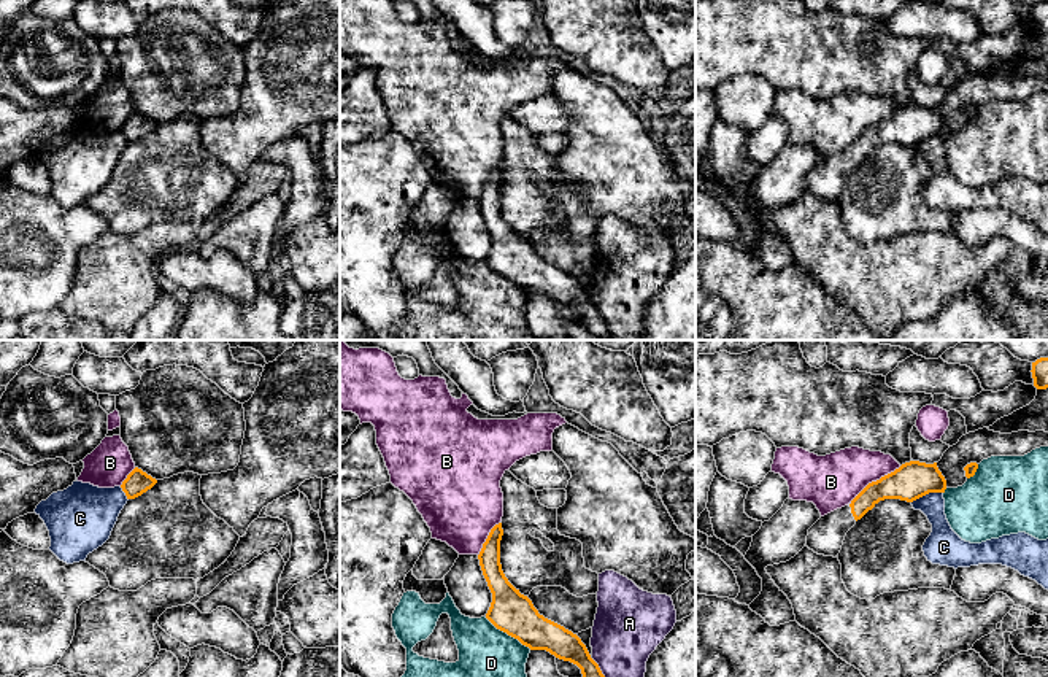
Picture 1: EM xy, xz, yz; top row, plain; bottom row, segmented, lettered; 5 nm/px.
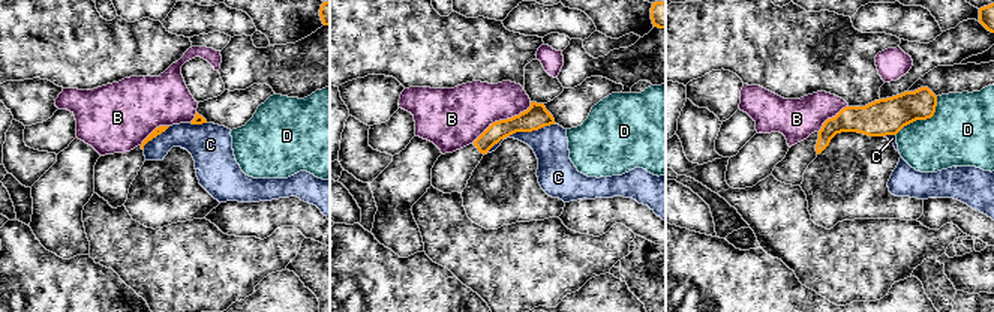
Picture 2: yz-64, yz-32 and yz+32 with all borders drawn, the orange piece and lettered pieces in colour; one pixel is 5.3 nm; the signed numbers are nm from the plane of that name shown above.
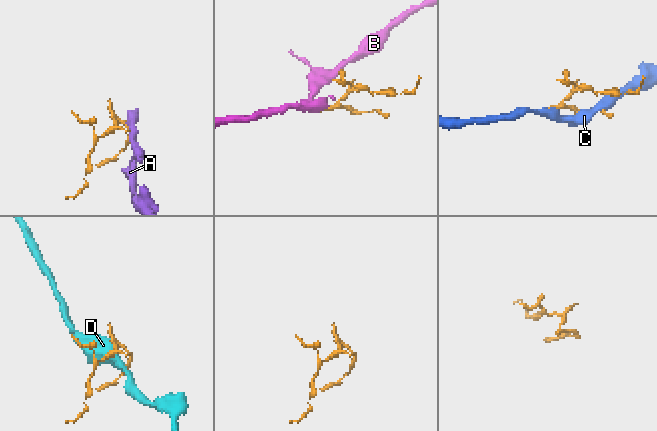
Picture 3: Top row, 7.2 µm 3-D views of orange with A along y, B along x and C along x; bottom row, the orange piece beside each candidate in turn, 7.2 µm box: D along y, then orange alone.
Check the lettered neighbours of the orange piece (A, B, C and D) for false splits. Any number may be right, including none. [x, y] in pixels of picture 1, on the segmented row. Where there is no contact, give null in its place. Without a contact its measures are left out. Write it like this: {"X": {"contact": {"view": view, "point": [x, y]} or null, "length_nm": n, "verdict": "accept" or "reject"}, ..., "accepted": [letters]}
{"A": {"contact": {"view": "xz", "point": [599, 668]}, "length_nm": 120, "verdict": "reject"}, "B": {"contact": {"view": "yz", "point": [874, 482]}, "length_nm": 320, "verdict": "reject"}, "C": {"contact": {"view": "yz", "point": [926, 493]}, "length_nm": 170, "verdict": "reject"}, "D": {"contact": {"view": "xz", "point": [508, 634]}, "length_nm": 280, "verdict": "reject"}, "accepted": []}

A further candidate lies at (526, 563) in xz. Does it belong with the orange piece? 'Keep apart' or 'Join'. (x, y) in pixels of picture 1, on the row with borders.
Keep apart

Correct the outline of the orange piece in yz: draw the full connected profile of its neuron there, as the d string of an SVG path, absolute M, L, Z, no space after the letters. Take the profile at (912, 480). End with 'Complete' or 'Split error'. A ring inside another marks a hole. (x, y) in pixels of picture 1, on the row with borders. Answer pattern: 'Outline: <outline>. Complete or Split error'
Outline: M910 461L869 483L848 505L821 516L807 536L807 547L818 555L838 556L846 532L880 501L913 502L929 493L945 493L946 480L937 462Z. Split error

